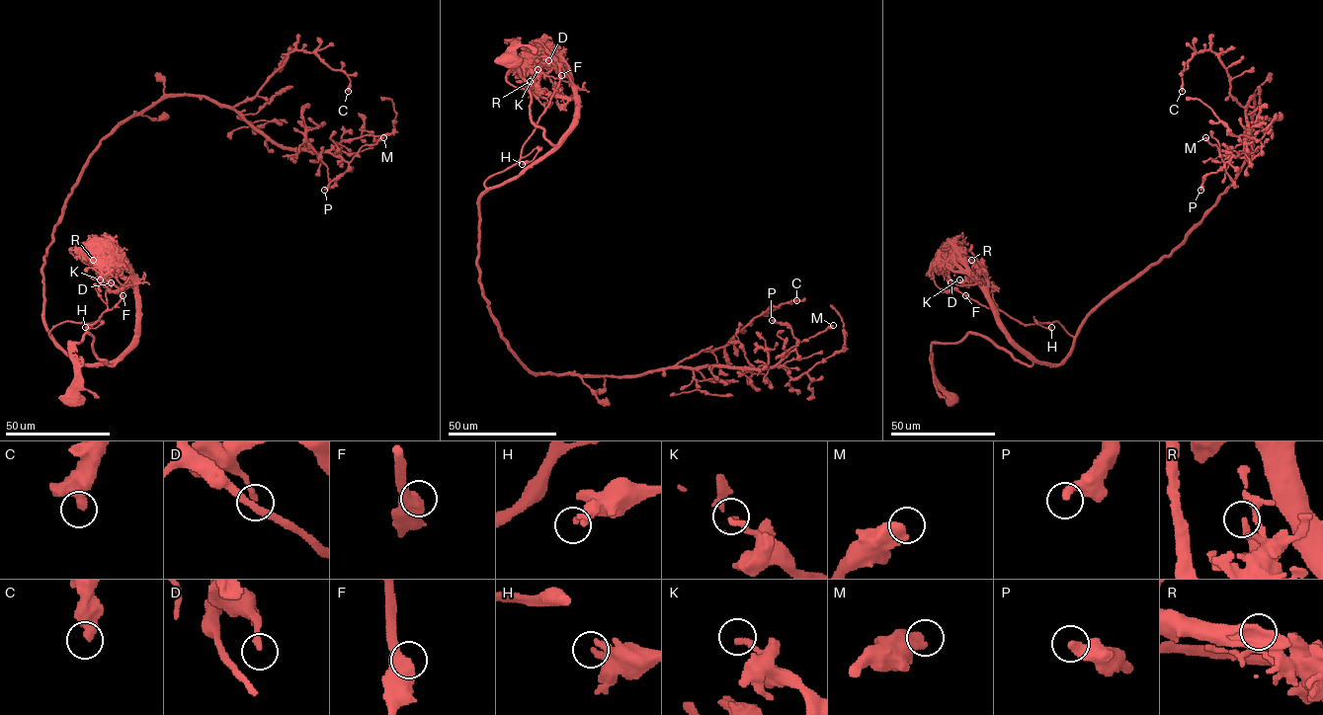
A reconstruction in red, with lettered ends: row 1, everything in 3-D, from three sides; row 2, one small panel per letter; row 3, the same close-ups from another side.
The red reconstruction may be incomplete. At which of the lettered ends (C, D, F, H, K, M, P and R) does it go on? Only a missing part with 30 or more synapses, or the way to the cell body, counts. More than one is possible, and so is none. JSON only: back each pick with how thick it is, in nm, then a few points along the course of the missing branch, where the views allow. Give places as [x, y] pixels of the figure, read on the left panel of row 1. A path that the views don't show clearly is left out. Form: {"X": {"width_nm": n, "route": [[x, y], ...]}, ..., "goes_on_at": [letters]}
{"goes_on_at": []}

